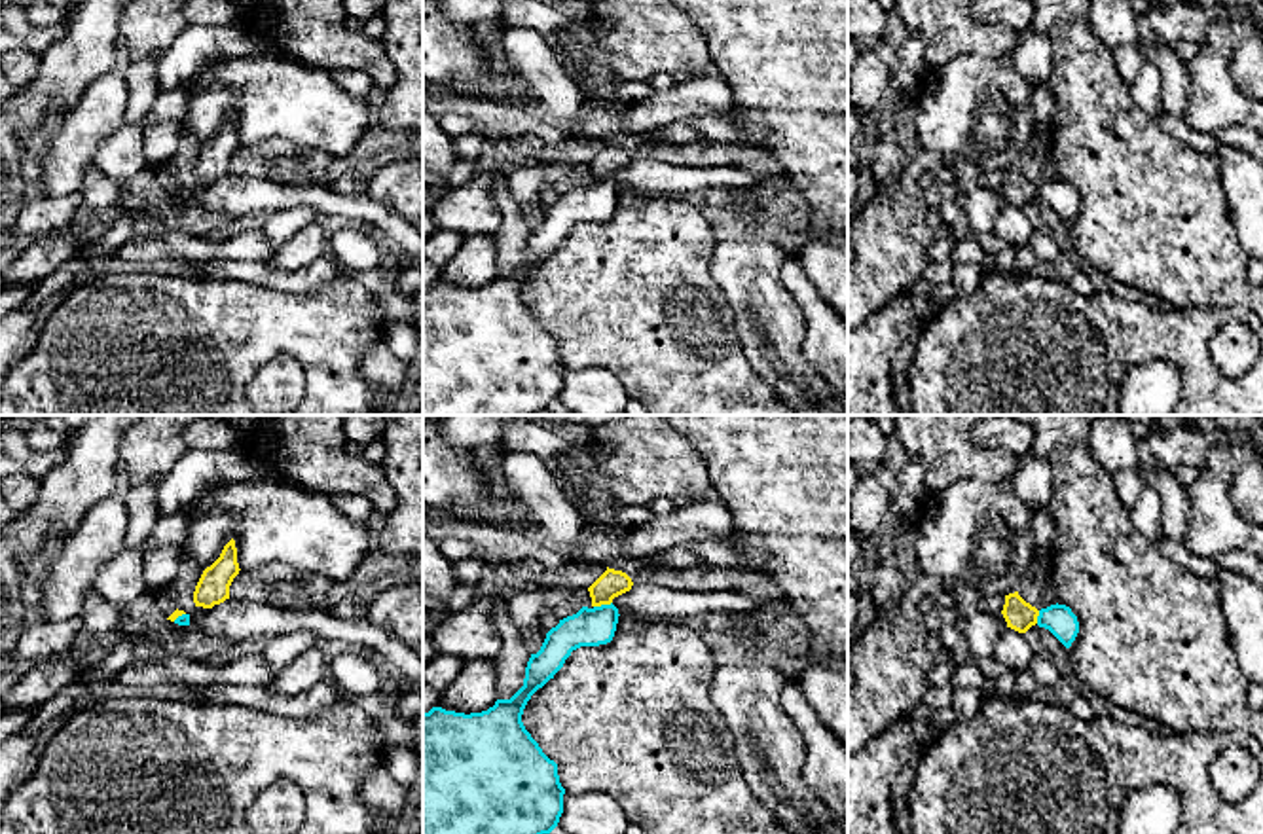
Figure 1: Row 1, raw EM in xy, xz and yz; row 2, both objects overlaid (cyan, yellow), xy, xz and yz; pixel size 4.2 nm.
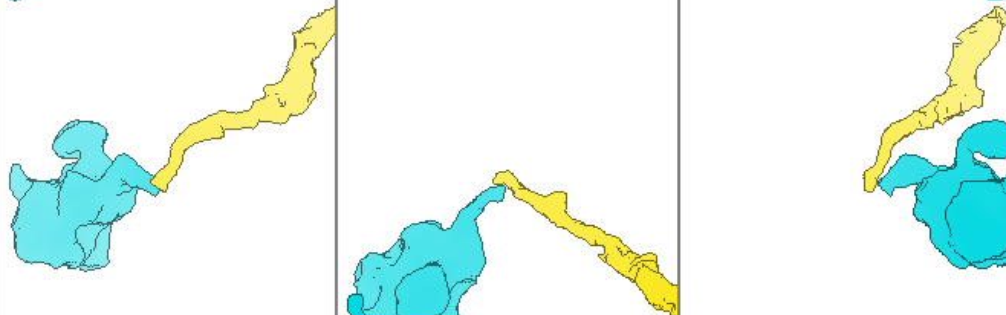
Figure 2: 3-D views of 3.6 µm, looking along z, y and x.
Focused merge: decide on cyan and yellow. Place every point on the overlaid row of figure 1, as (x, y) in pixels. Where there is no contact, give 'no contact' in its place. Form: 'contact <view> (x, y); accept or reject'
contact xz (602, 605); reject

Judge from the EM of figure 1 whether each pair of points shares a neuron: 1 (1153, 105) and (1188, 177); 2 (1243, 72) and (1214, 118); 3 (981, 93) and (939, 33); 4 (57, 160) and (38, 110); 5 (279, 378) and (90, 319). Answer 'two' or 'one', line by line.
1: two
2: two
3: two
4: two
5: two

